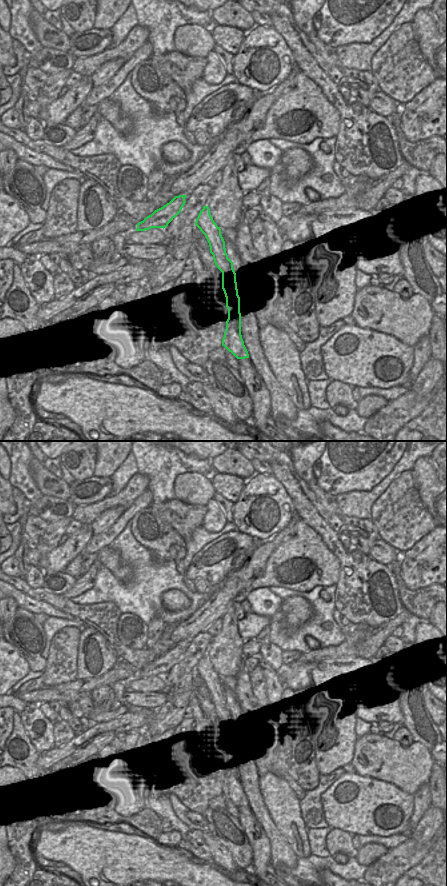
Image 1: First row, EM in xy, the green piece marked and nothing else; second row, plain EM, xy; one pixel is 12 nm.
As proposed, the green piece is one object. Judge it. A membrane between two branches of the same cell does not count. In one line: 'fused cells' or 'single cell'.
fused cells

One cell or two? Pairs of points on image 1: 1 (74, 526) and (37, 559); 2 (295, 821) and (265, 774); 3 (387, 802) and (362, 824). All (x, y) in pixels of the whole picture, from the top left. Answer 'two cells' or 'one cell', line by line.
1: two cells
2: one cell
3: one cell

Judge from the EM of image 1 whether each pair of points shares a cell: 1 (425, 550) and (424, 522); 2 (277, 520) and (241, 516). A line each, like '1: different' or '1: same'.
1: different
2: same

